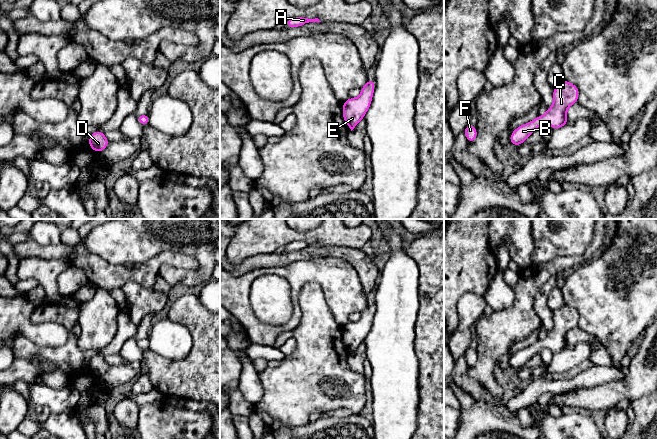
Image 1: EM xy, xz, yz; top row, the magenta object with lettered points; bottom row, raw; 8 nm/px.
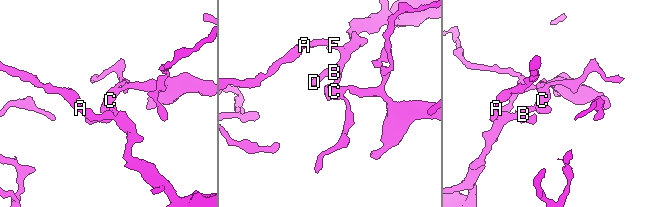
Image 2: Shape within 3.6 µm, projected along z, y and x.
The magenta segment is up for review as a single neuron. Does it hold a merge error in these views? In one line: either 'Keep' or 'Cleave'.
Keep

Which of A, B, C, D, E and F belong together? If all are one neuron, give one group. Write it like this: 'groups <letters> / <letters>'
groups A B C D E F

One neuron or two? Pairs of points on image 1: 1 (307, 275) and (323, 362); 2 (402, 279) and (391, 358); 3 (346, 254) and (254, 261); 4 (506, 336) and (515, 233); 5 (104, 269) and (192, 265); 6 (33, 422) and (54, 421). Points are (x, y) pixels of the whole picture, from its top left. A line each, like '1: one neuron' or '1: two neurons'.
1: two neurons
2: one neuron
3: one neuron
4: two neurons
5: one neuron
6: one neuron

